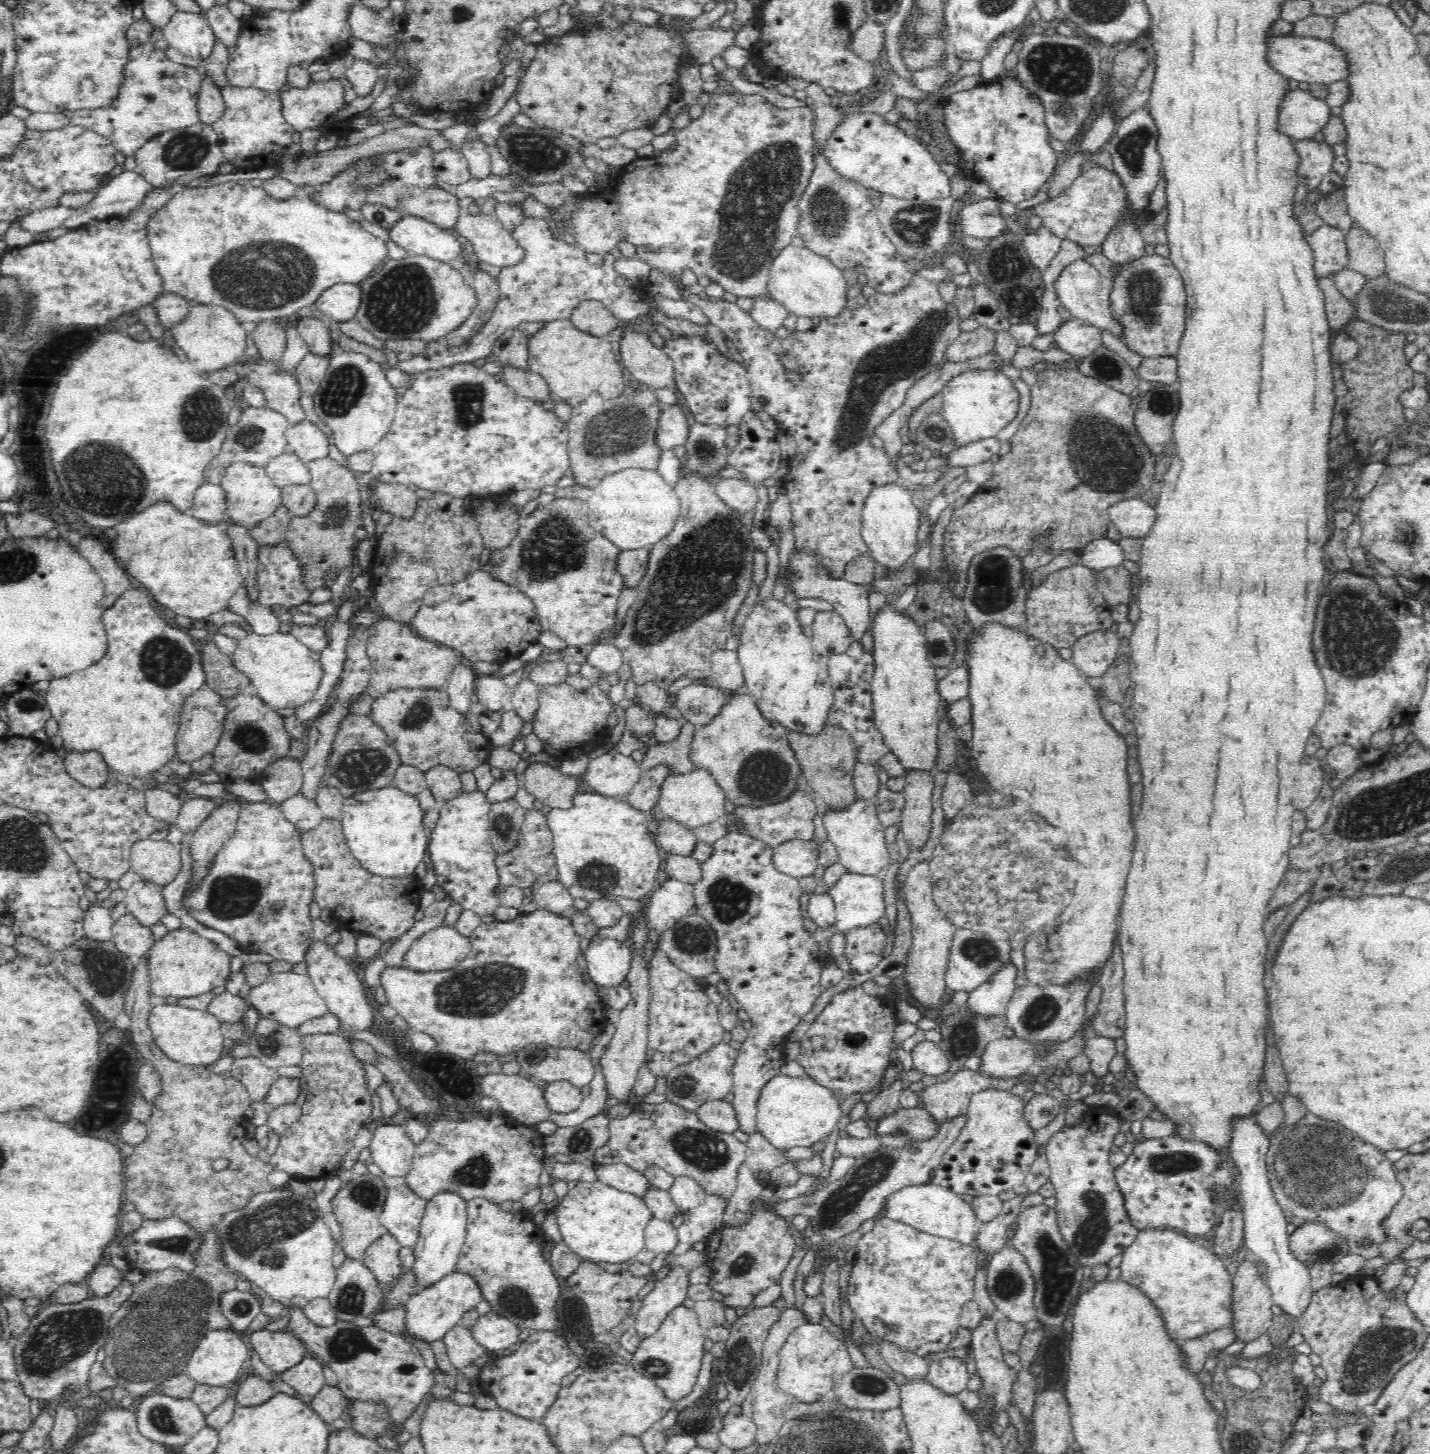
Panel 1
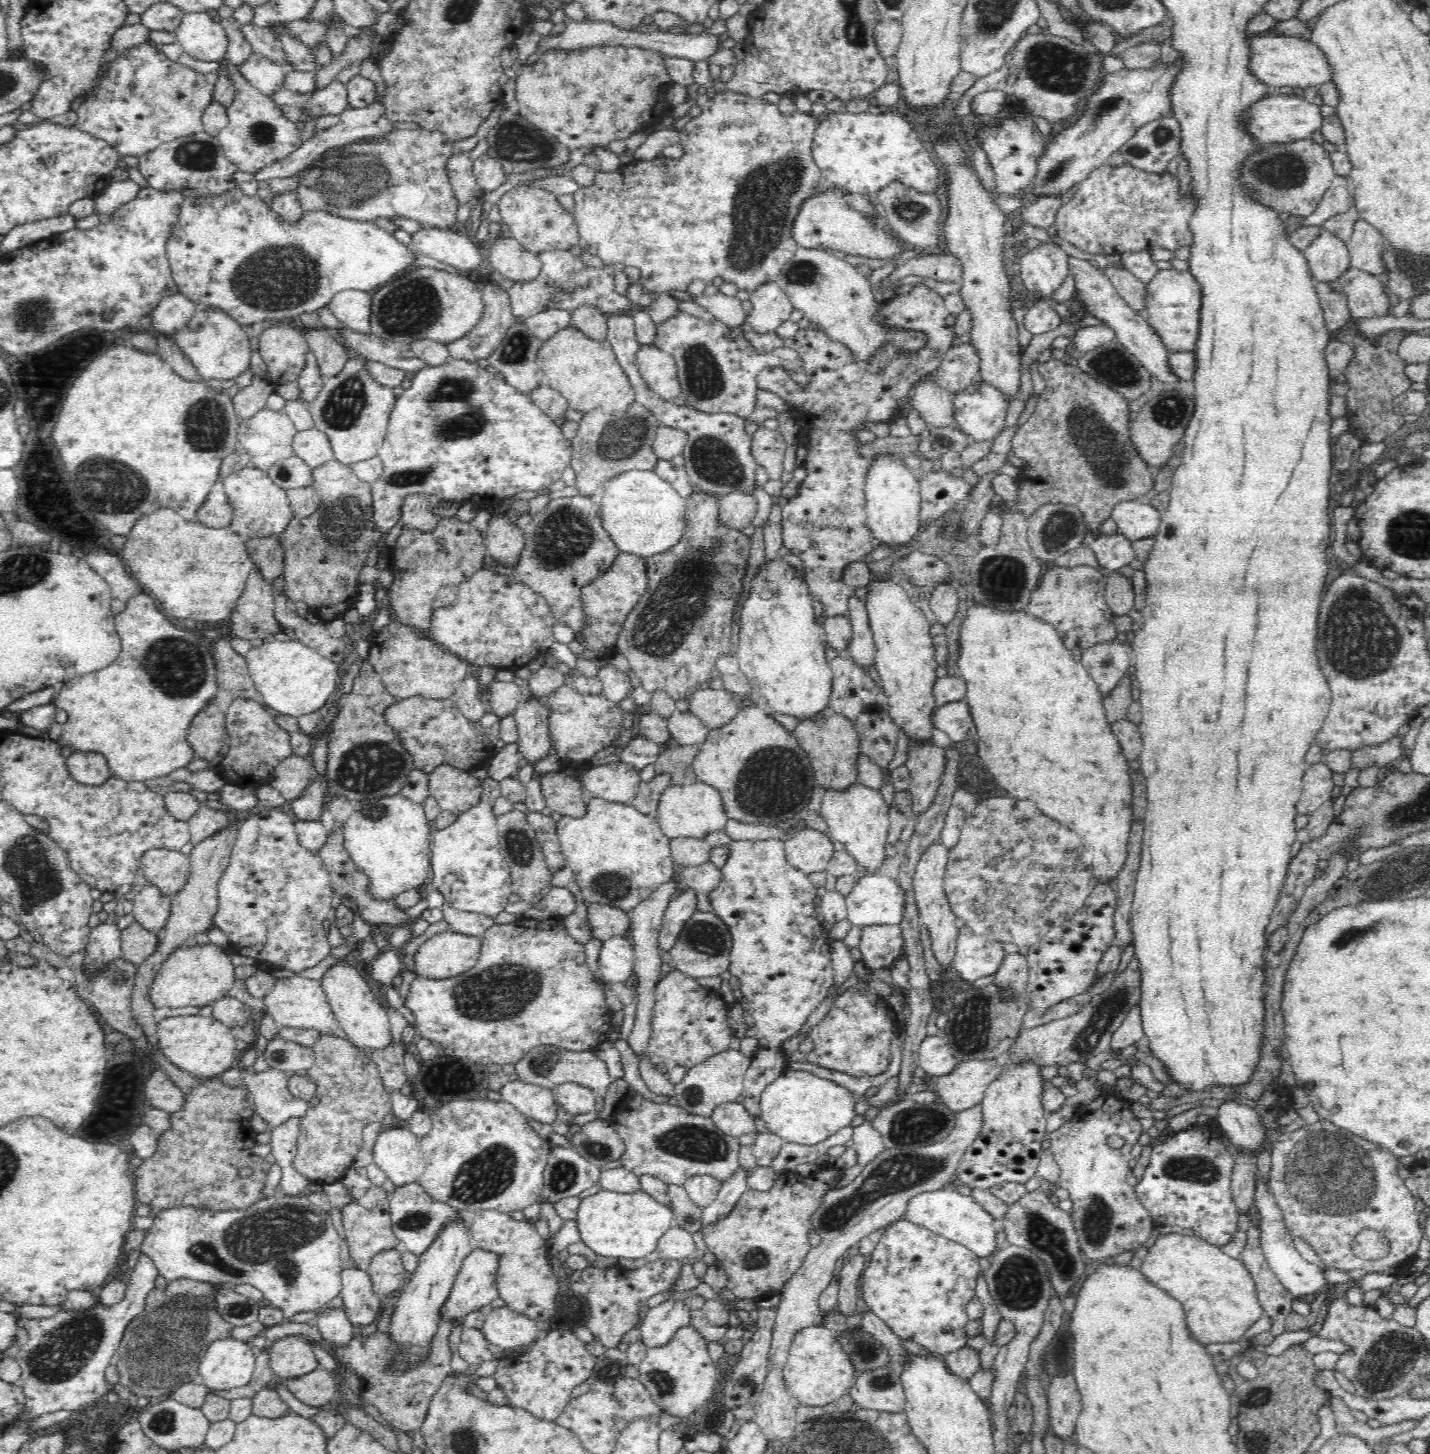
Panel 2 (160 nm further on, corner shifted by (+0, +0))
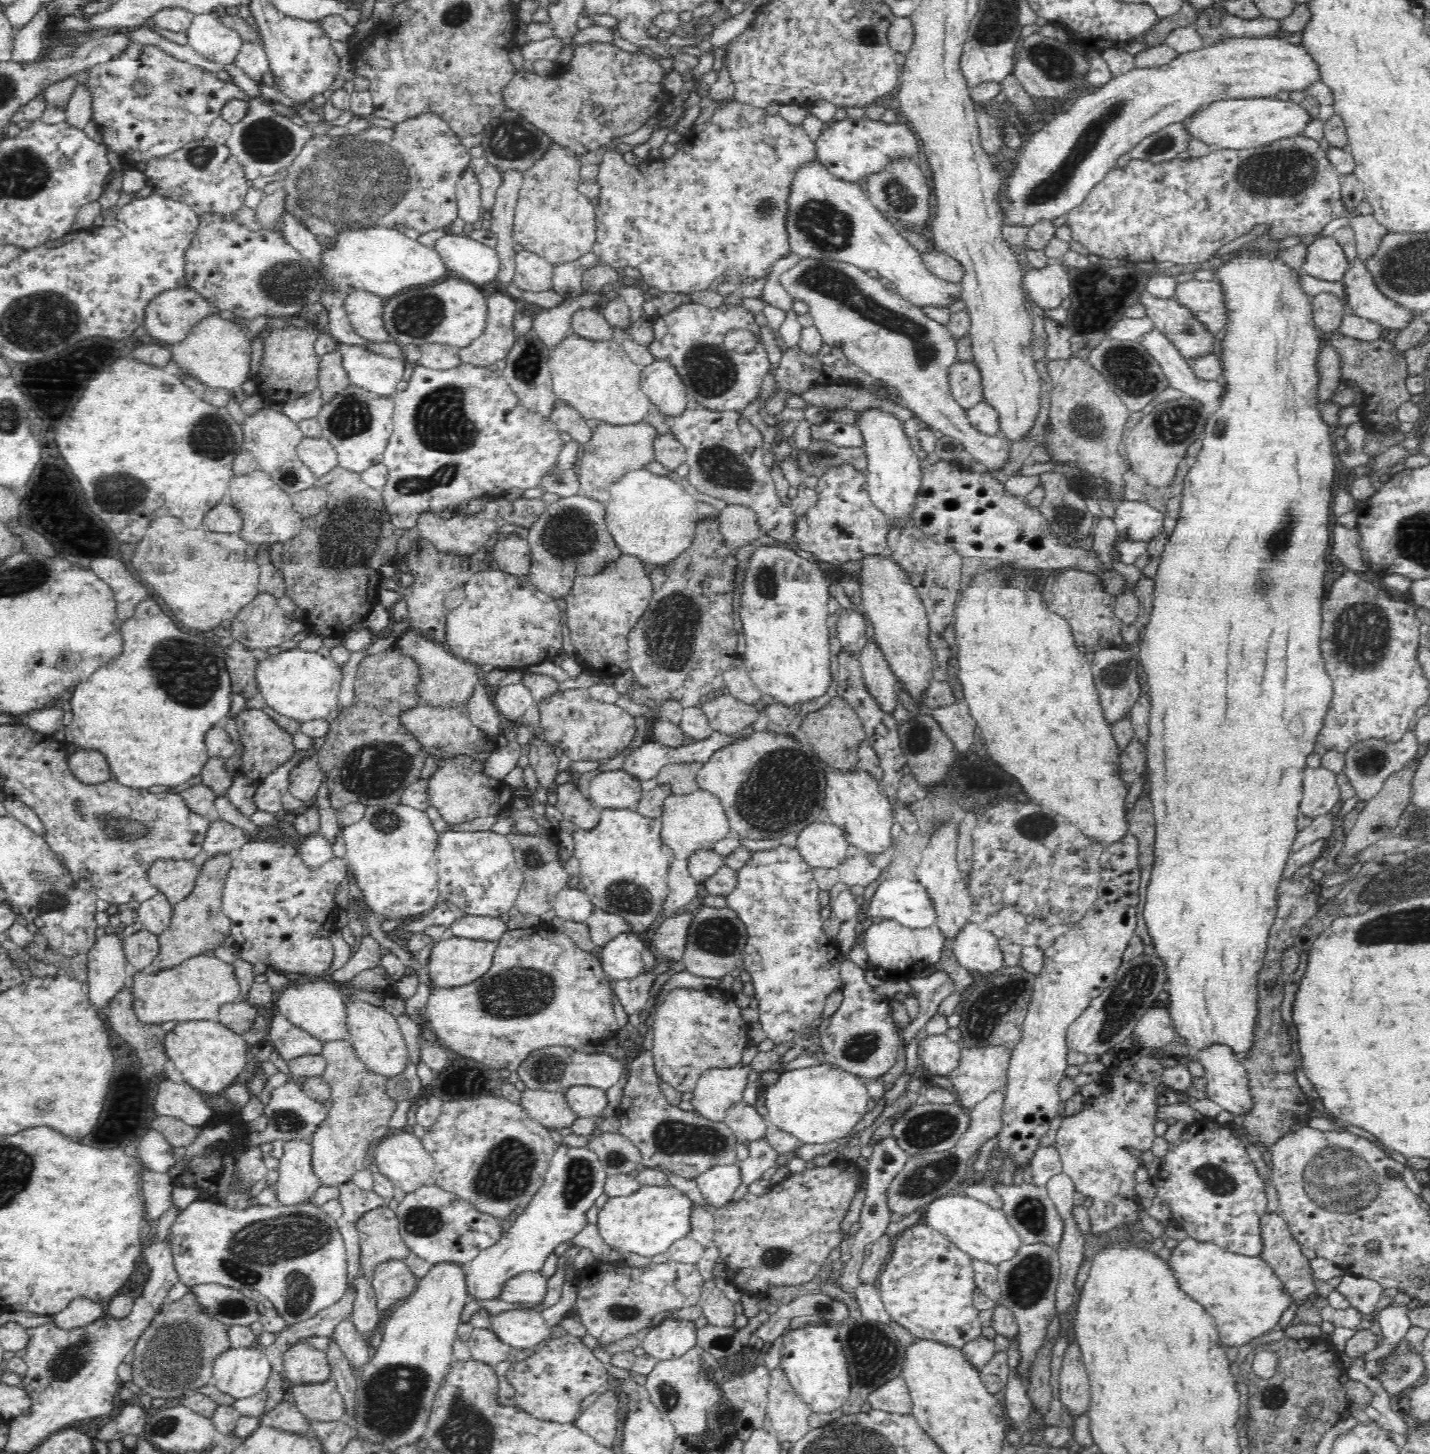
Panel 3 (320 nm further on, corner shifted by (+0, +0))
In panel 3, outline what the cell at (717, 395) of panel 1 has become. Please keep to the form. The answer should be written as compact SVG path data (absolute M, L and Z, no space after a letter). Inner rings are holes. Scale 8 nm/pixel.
M690 303L678 306L676 310L672 311L665 316L658 315L653 317L654 338L648 346L652 356L660 359L666 357L672 361L685 384L687 398L697 402L698 406L706 407L714 412L744 412L746 406L760 392L763 378L766 378L766 374L770 370L770 360L759 338L757 338L755 348L748 353L742 354L724 348L723 337L732 329L746 329L758 336L760 327L755 322L755 315L744 308L743 305L730 306L730 308L726 308L723 305L709 308L699 303Z

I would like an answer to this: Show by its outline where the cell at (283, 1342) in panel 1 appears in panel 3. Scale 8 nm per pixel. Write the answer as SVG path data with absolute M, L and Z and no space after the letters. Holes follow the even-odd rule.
M297 1341L283 1354L284 1378L299 1383L317 1383L326 1380L330 1367L325 1351L318 1350L309 1342Z

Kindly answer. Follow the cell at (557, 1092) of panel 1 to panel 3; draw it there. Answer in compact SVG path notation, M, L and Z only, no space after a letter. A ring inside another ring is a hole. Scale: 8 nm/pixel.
M569 1086L563 1094L578 1117L596 1119L608 1104L606 1091L594 1087Z

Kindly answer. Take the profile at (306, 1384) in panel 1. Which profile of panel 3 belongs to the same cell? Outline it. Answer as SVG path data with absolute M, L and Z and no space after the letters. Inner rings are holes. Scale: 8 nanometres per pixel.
M331 1377L317 1383L299 1383L298 1386L292 1386L288 1394L298 1410L313 1421L334 1422L344 1419L343 1396Z

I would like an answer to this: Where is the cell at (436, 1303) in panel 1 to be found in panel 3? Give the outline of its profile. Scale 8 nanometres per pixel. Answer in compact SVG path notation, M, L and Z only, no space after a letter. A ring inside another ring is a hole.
M565 1144L558 1145L554 1156L550 1159L548 1170L545 1175L544 1185L533 1196L532 1201L525 1208L525 1212L516 1218L508 1228L508 1232L498 1239L498 1242L489 1247L480 1249L466 1264L465 1282L466 1296L468 1300L492 1300L498 1298L505 1288L506 1280L520 1272L536 1272L542 1269L542 1265L548 1256L554 1252L558 1244L566 1242L574 1235L578 1234L582 1225L588 1224L586 1219L587 1211L598 1203L598 1197L604 1194L604 1183L606 1182L606 1172L592 1151L584 1148L570 1148Z

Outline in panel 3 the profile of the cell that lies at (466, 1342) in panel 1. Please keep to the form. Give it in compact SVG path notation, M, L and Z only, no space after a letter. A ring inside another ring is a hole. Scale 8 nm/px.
M473 1328L467 1343L471 1359L491 1367L513 1356L514 1350L511 1346L500 1342L490 1329Z

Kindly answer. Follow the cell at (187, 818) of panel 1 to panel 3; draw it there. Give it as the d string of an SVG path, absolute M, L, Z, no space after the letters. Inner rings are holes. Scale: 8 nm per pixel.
M210 816L210 819L201 846L201 850L204 850L208 856L214 853L232 854L248 840L248 835L242 828L233 826L220 817Z

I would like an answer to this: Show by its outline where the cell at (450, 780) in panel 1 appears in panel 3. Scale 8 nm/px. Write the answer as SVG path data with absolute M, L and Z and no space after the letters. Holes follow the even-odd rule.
M465 755L442 759L438 768L428 778L429 803L438 808L440 815L449 825L471 818L490 817L514 800L514 791L502 779L492 778L481 773L482 761Z

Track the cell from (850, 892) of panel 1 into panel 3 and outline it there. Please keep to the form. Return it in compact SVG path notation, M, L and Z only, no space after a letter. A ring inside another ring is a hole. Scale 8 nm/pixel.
M886 879L878 884L864 908L864 920L895 920L905 927L928 928L935 924L935 912L926 889L918 882Z

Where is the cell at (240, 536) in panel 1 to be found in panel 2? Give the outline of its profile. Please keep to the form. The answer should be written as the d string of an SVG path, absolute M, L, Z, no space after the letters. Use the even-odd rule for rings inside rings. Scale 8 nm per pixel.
M252 563L242 594L230 614L232 625L226 634L260 642L283 632L273 615L274 599L270 582L264 579L260 567Z

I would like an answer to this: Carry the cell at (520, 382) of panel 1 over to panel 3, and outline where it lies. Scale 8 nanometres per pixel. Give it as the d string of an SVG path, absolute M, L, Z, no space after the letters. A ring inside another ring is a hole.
M558 398L553 402L549 419L561 432L568 432L571 438L579 443L587 441L591 435L586 419L574 407Z

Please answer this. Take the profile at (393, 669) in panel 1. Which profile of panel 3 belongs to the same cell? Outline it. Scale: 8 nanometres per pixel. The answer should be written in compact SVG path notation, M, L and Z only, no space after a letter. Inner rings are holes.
M410 629L400 634L392 647L416 665L420 680L414 686L414 696L427 705L446 708L462 705L466 698L472 696L474 686L482 681L482 676L476 673L471 661L454 655L440 642L427 640L419 631Z

